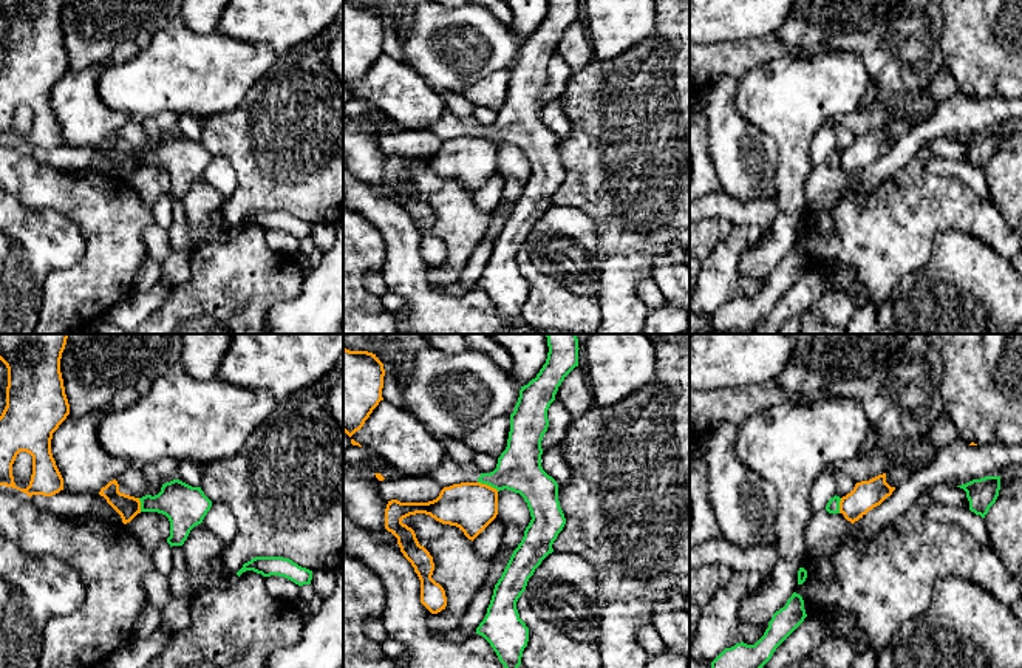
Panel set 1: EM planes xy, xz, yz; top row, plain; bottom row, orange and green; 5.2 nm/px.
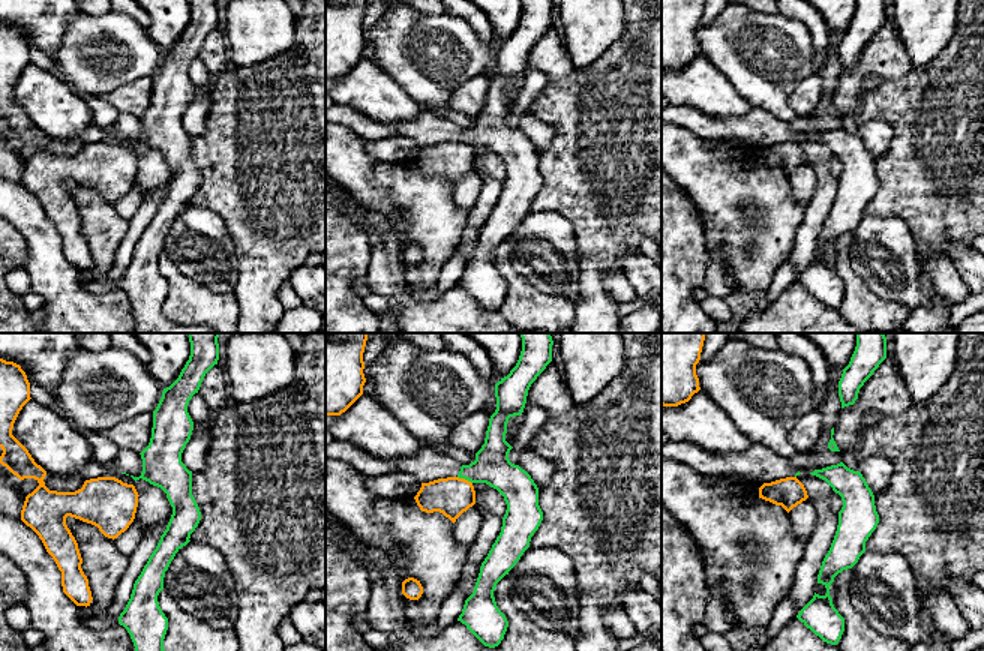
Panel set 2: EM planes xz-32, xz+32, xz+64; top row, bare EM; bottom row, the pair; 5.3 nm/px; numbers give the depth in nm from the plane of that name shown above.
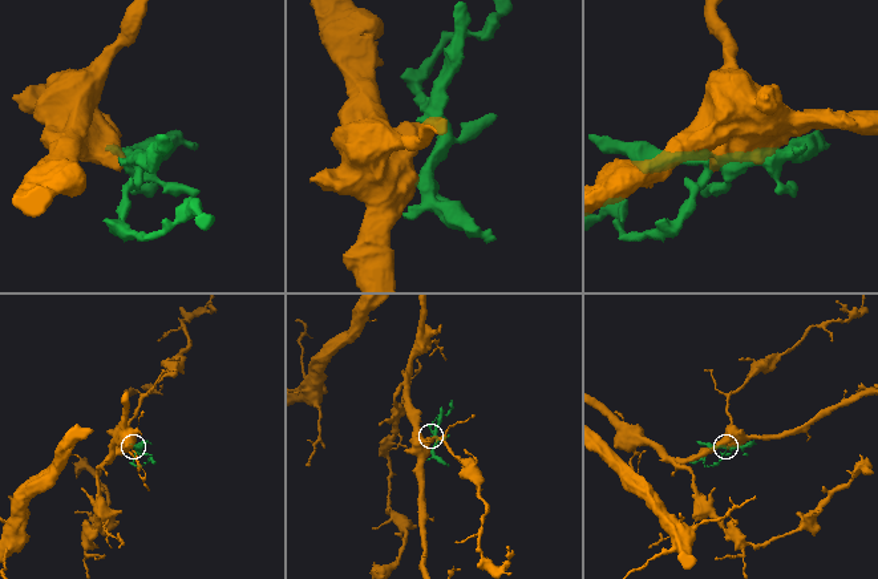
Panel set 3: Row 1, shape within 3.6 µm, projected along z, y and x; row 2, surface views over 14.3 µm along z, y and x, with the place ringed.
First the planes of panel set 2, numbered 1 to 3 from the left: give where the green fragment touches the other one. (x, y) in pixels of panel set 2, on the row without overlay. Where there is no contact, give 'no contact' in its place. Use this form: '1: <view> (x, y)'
1: no contact
2: xz+32 (464, 143)
3: no contact

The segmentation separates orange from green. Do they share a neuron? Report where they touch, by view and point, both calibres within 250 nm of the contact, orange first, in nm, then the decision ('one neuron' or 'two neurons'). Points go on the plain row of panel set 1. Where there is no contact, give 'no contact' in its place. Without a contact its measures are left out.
contact xz (489, 139); calibres 260 and 240 nm; two neurons

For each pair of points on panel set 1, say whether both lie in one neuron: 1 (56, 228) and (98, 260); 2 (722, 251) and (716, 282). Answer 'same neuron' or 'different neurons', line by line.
1: different neurons
2: same neuron

